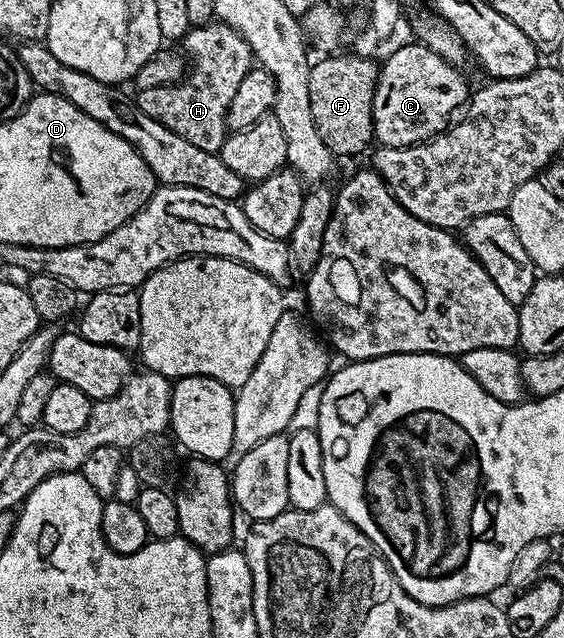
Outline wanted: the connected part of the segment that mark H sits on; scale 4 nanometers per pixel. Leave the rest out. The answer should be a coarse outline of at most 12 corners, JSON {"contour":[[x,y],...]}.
{"contour":[[221,23],[191,28],[198,62],[141,90],[144,115],[218,153],[250,44]]}

